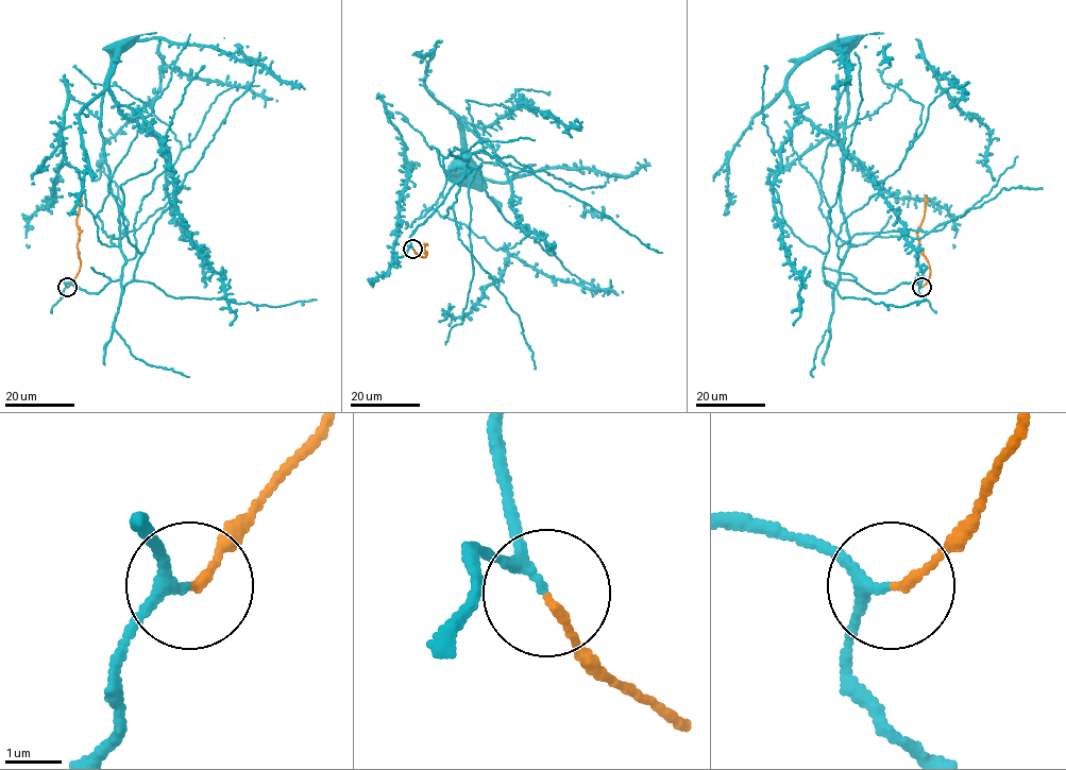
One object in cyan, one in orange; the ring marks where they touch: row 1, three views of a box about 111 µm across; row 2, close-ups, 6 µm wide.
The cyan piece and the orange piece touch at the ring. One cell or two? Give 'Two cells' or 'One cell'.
One cell

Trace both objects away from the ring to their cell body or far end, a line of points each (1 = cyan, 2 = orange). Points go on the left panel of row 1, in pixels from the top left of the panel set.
1: (67, 287), (98, 293), (124, 262), (100, 125), (116, 48), (110, 93), (164, 141), (230, 325)
2: (67, 287), (79, 271), (80, 259), (75, 222), (81, 194)

